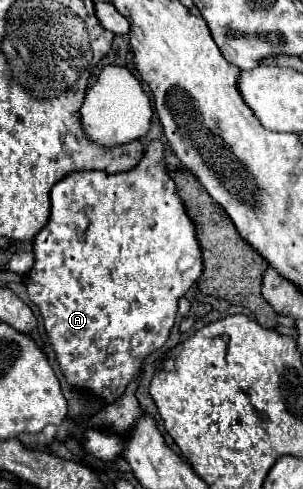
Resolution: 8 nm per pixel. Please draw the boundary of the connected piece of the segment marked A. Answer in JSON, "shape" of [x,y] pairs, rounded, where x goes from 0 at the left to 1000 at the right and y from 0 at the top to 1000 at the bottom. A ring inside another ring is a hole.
{"shape":[[[505,286],[485,299],[479,323],[426,352],[393,352],[393,356],[353,356],[353,352],[248,352],[201,372],[188,372],[168,389],[168,442],[155,462],[116,483],[109,499],[109,519],[116,519],[116,540],[109,548],[76,564],[76,585],[89,589],[89,601],[102,618],[129,630],[129,642],[142,650],[142,667],[155,679],[155,691],[168,699],[168,712],[182,720],[188,744],[234,793],[267,798],[287,810],[307,810],[333,818],[347,830],[380,822],[419,793],[426,781],[439,781],[459,761],[472,736],[531,712],[545,695],[558,691],[558,679],[571,671],[578,646],[584,646],[584,613],[637,585],[637,577],[663,564],[663,511],[657,495],[644,487],[644,462],[630,462],[630,446],[617,446],[617,434],[604,429],[604,413],[578,397],[578,380],[551,356],[551,344],[538,335],[538,299],[531,290]]]}

